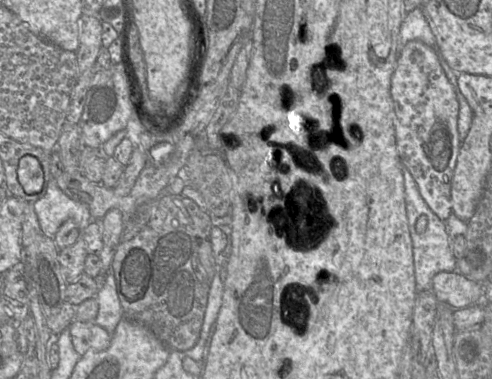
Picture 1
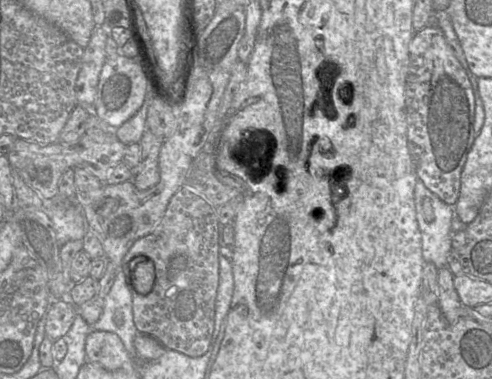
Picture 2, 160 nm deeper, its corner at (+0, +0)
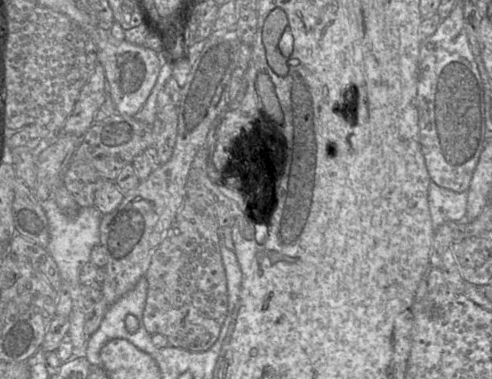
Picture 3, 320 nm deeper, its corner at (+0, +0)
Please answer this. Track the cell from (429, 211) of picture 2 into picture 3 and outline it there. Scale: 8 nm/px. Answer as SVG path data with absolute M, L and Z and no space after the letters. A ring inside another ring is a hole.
M431 181L428 188L428 204L434 229L447 221L460 222L465 219L467 198L466 191L454 192Z

